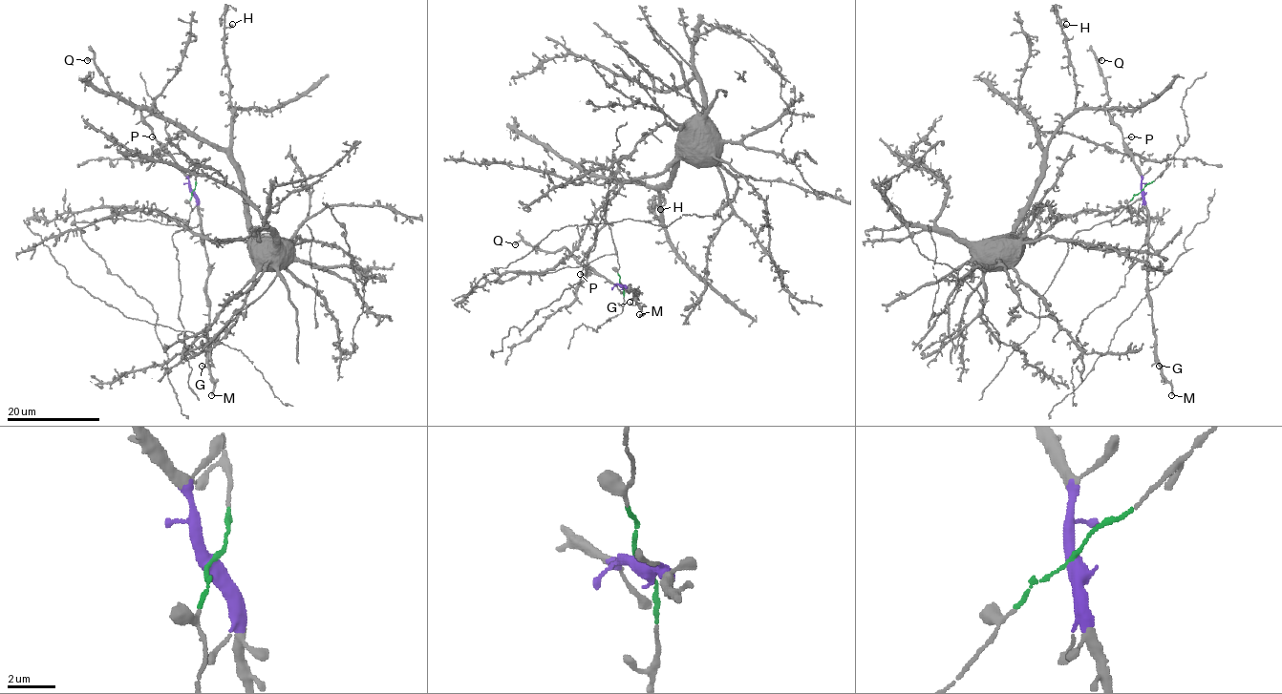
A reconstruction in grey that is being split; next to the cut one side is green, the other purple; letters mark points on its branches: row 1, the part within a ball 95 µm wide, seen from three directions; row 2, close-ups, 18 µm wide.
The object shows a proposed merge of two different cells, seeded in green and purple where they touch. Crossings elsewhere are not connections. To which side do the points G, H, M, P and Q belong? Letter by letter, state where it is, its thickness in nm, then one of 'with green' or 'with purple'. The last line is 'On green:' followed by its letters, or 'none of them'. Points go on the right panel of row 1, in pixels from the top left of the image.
G: at (1159, 366); 220 nm thick; with purple
H: at (1066, 24); 420 nm thick; with green
M: at (1171, 395); 280 nm thick; with purple
P: at (1131, 136); 380 nm thick; with purple
Q: at (1101, 60); 420 nm thick; with purple
On green: H

